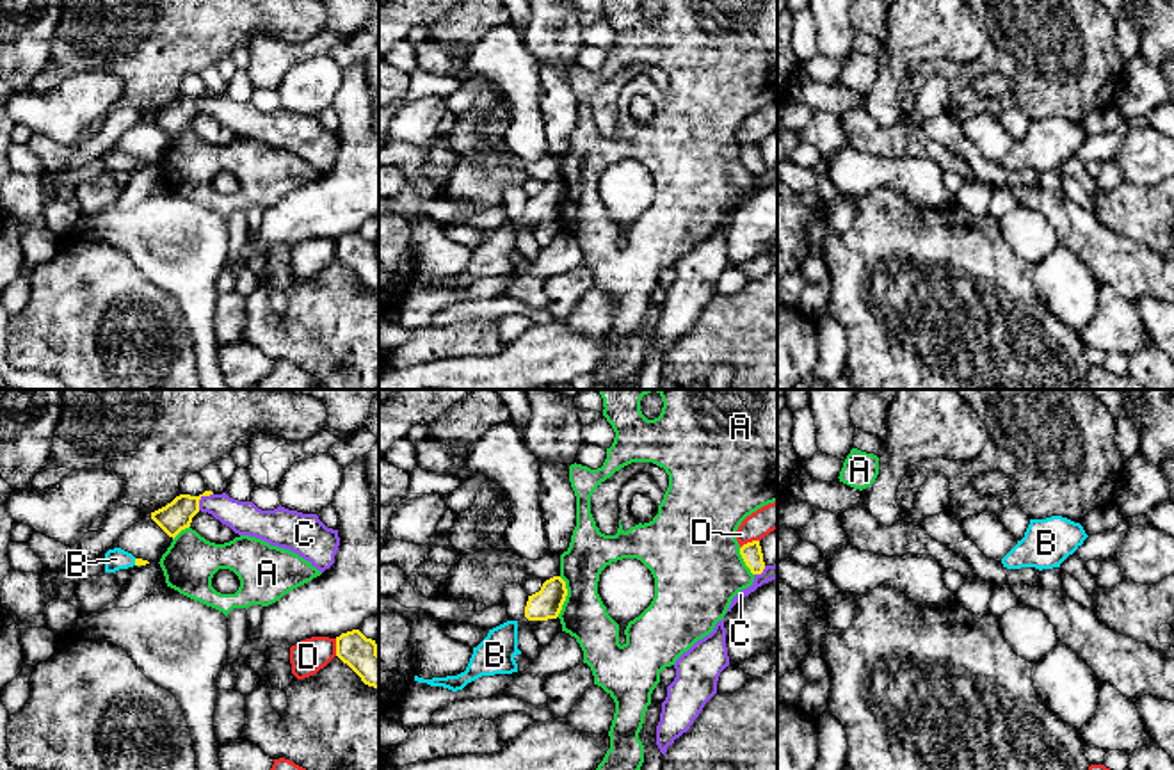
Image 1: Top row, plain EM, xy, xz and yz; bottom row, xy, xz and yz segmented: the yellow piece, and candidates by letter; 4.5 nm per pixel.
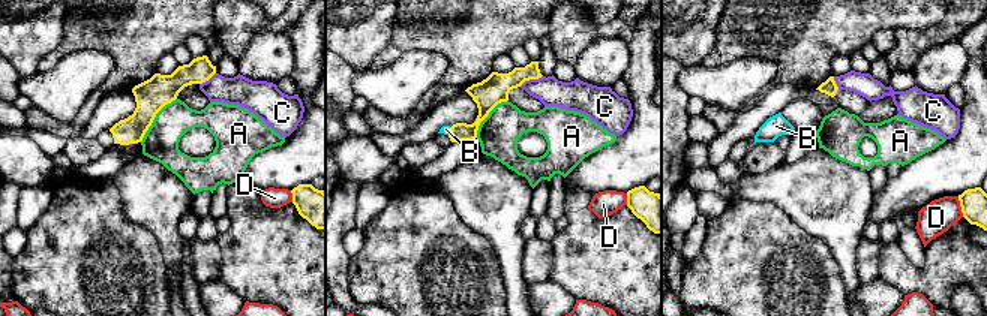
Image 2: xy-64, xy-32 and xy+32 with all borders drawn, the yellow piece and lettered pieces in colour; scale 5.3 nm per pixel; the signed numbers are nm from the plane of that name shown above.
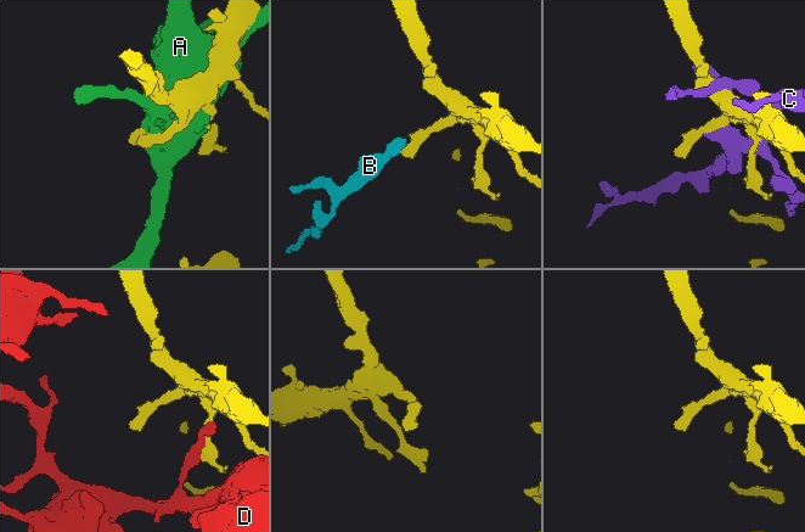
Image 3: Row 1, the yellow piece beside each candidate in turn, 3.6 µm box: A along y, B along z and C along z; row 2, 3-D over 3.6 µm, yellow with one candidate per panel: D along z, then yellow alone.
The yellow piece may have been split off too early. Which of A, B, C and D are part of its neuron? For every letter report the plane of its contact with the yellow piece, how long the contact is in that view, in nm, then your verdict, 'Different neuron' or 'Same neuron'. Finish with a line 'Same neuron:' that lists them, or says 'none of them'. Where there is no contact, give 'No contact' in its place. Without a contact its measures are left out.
A: Touches yellow in xz. Shared border 180 nm. Different neuron
B: Touches yellow in xy. Shared border 30 nm. Same neuron
C: Touches yellow in xy. Shared border 100 nm. Different neuron
D: Touches yellow in xz. Shared border 100 nm. Different neuron
Same neuron: B

